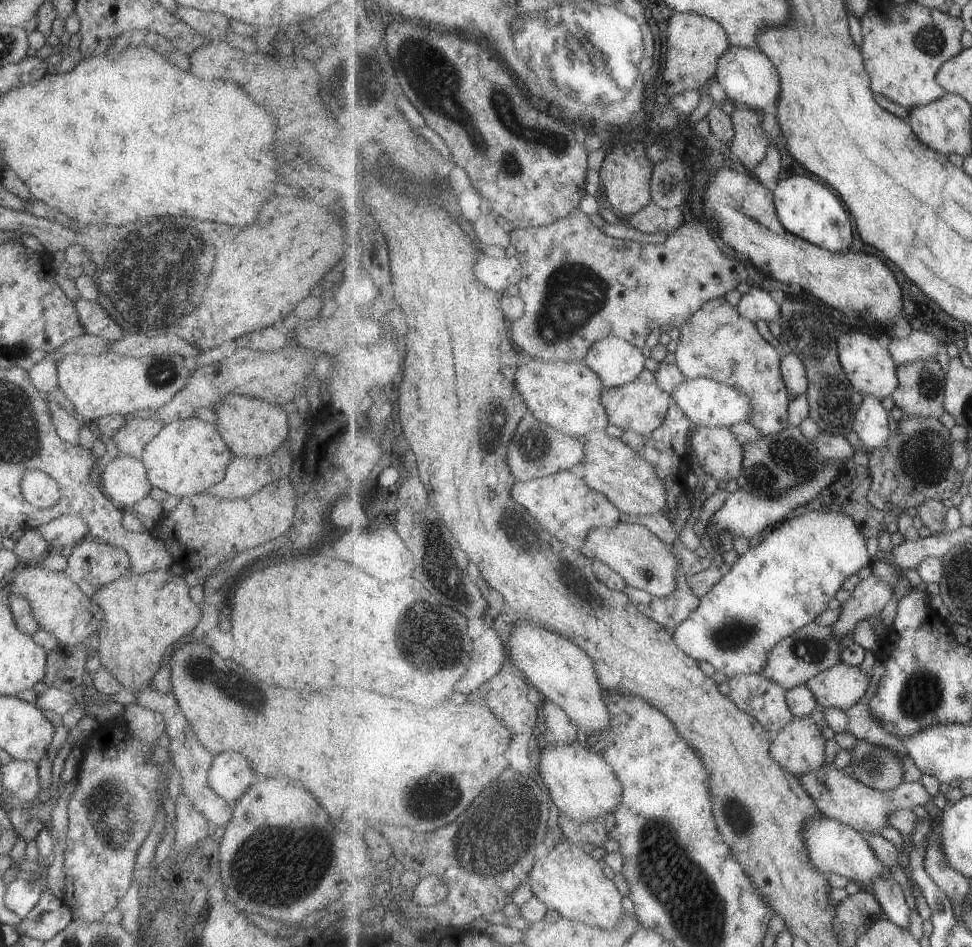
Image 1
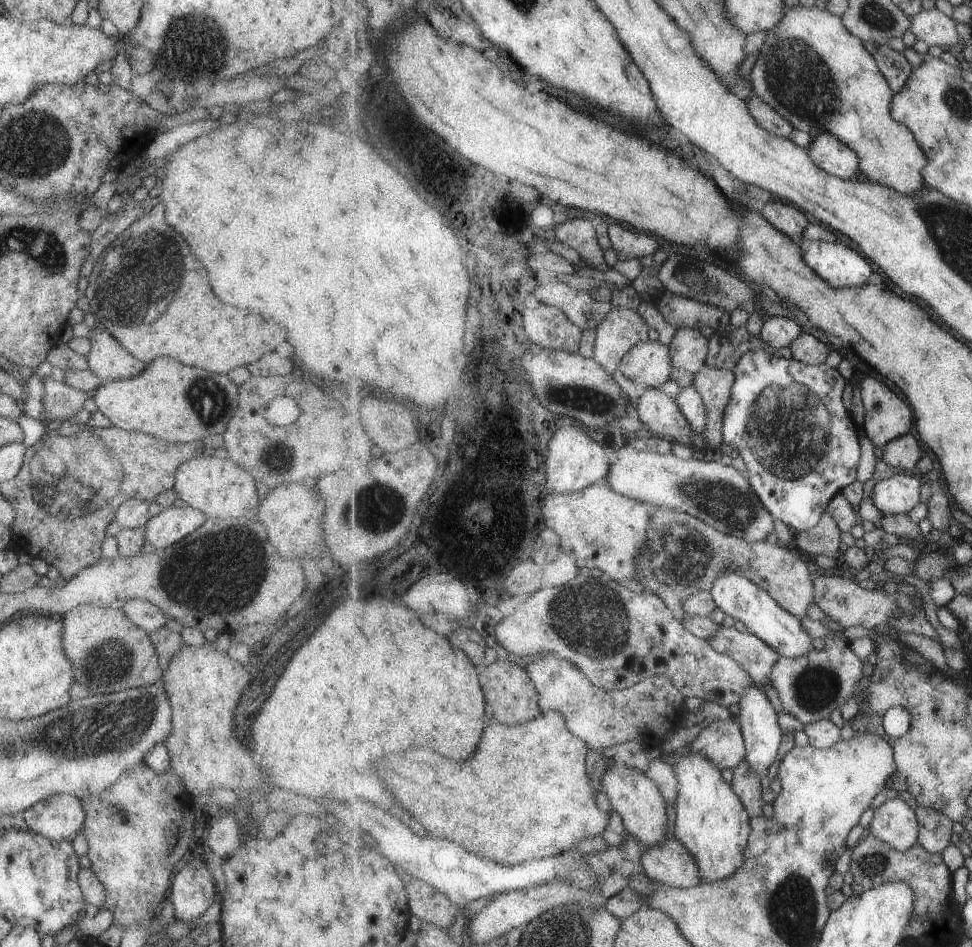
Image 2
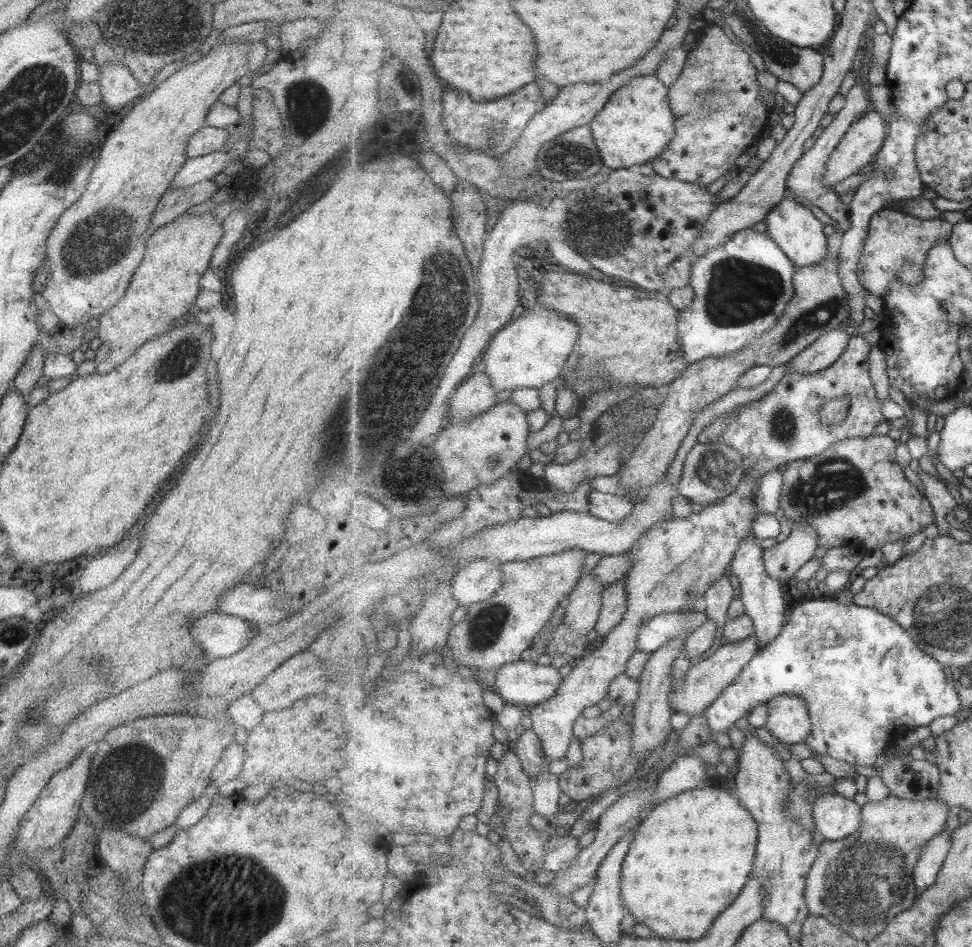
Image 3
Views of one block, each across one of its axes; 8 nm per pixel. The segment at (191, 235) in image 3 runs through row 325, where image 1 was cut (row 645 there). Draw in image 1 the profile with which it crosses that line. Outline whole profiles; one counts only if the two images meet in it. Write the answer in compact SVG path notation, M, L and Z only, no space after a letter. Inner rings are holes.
M127 570L121 578L103 584L95 594L91 594L89 600L99 605L103 612L103 622L98 630L97 654L101 666L109 670L109 674L120 684L121 688L128 689L131 693L137 693L143 686L151 683L151 678L165 660L169 657L170 650L185 634L194 631L195 625L200 622L201 611L199 604L193 602L187 595L187 585L184 577L171 573L170 570L151 570L137 574Z

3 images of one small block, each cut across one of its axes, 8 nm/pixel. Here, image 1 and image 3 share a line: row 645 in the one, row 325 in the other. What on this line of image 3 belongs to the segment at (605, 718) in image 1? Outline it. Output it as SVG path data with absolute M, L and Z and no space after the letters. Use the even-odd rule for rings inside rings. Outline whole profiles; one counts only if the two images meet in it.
M533 310L529 316L515 320L511 326L496 333L477 370L489 374L497 392L515 388L540 389L562 376L565 363L577 346L577 338L579 326L571 322L567 314L555 310Z

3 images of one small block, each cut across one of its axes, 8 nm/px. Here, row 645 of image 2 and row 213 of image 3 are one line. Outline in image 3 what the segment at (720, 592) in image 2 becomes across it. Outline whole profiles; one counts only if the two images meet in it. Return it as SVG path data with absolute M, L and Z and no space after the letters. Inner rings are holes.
M786 196L781 203L771 209L767 215L766 233L789 255L797 268L817 265L817 263L829 257L829 236L823 232L823 222L815 217L815 214L796 202L790 196Z

